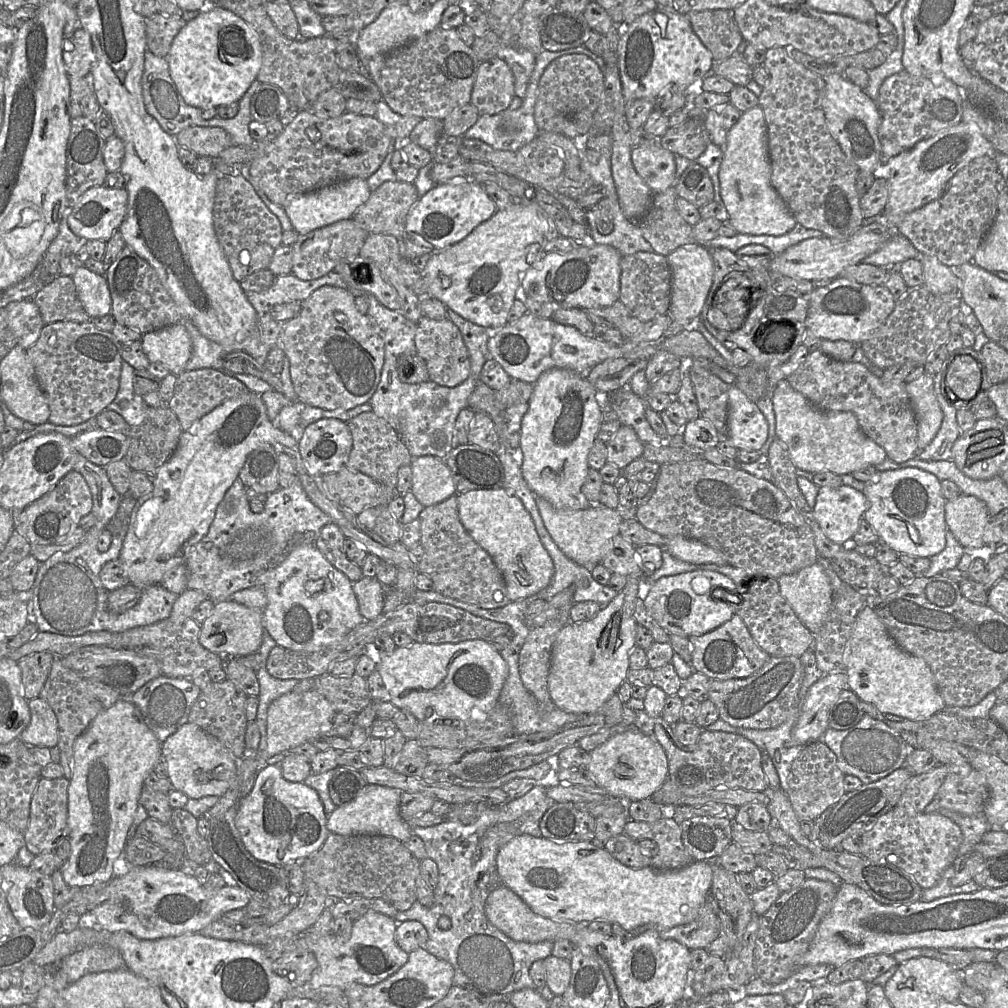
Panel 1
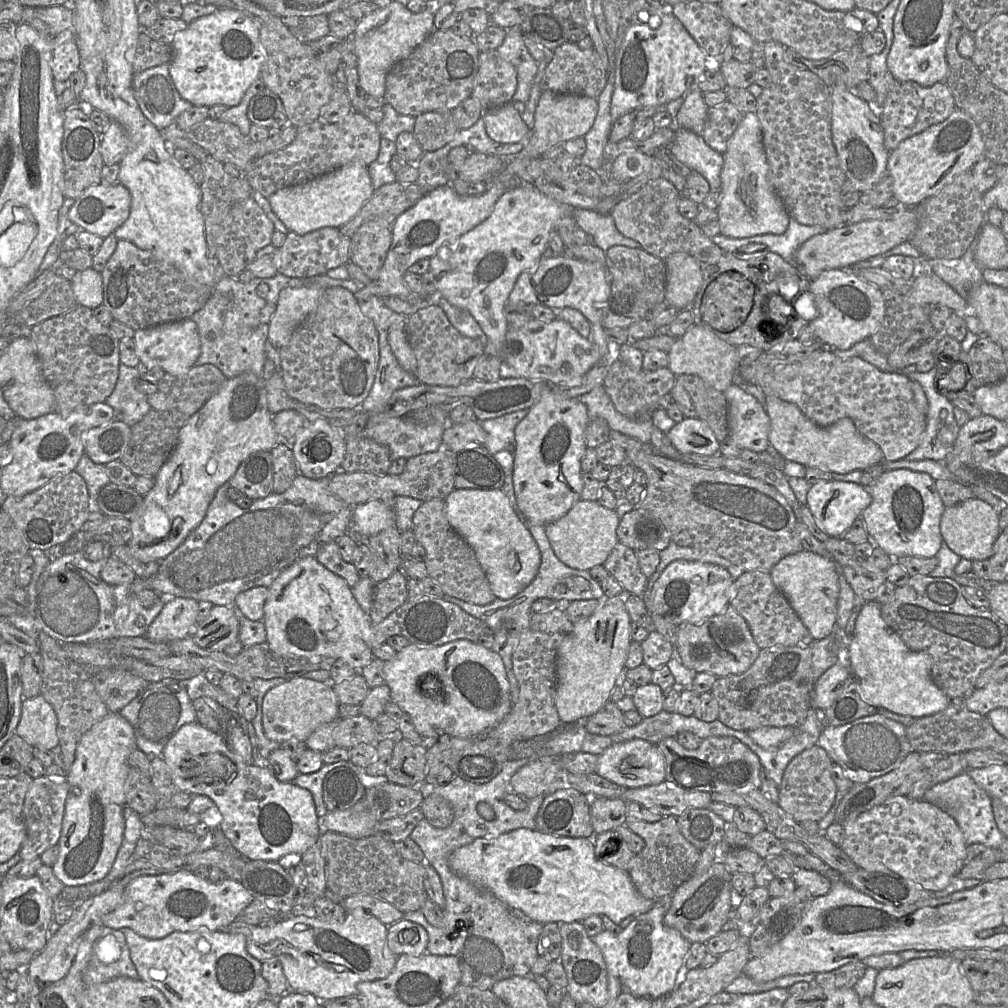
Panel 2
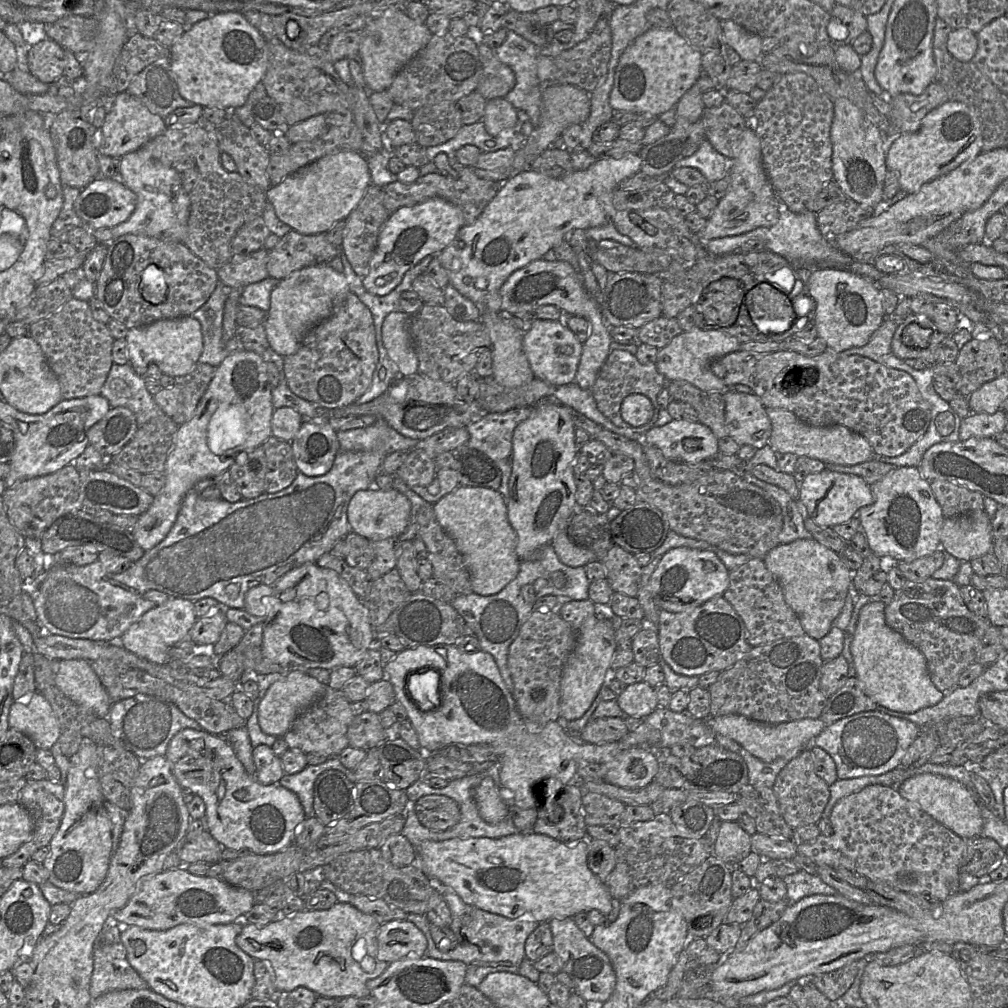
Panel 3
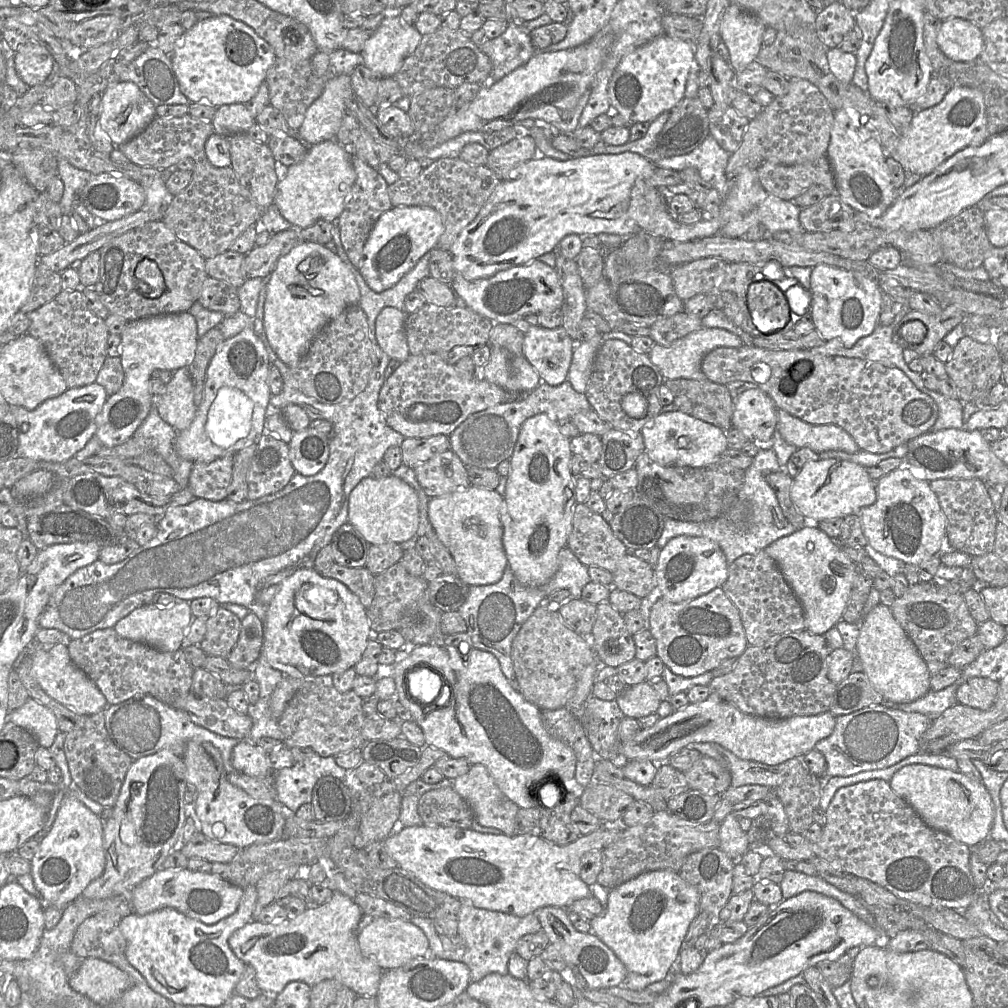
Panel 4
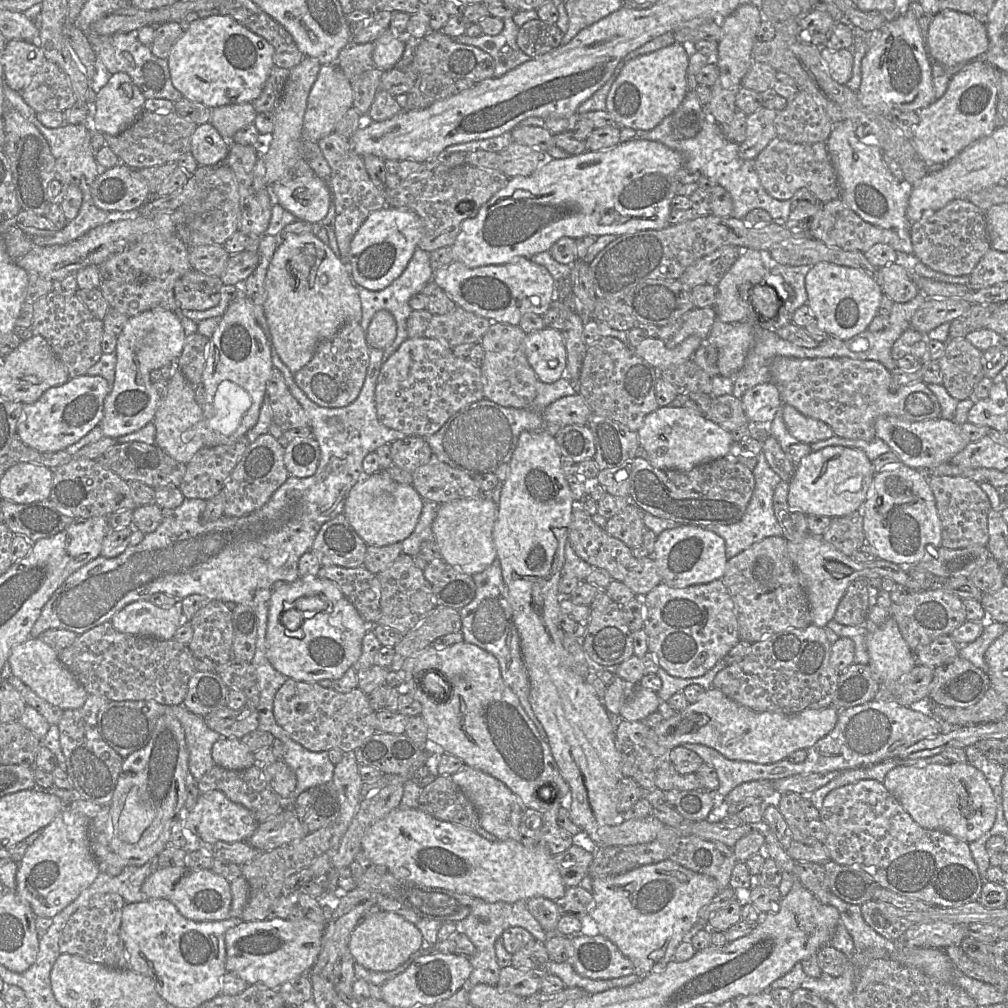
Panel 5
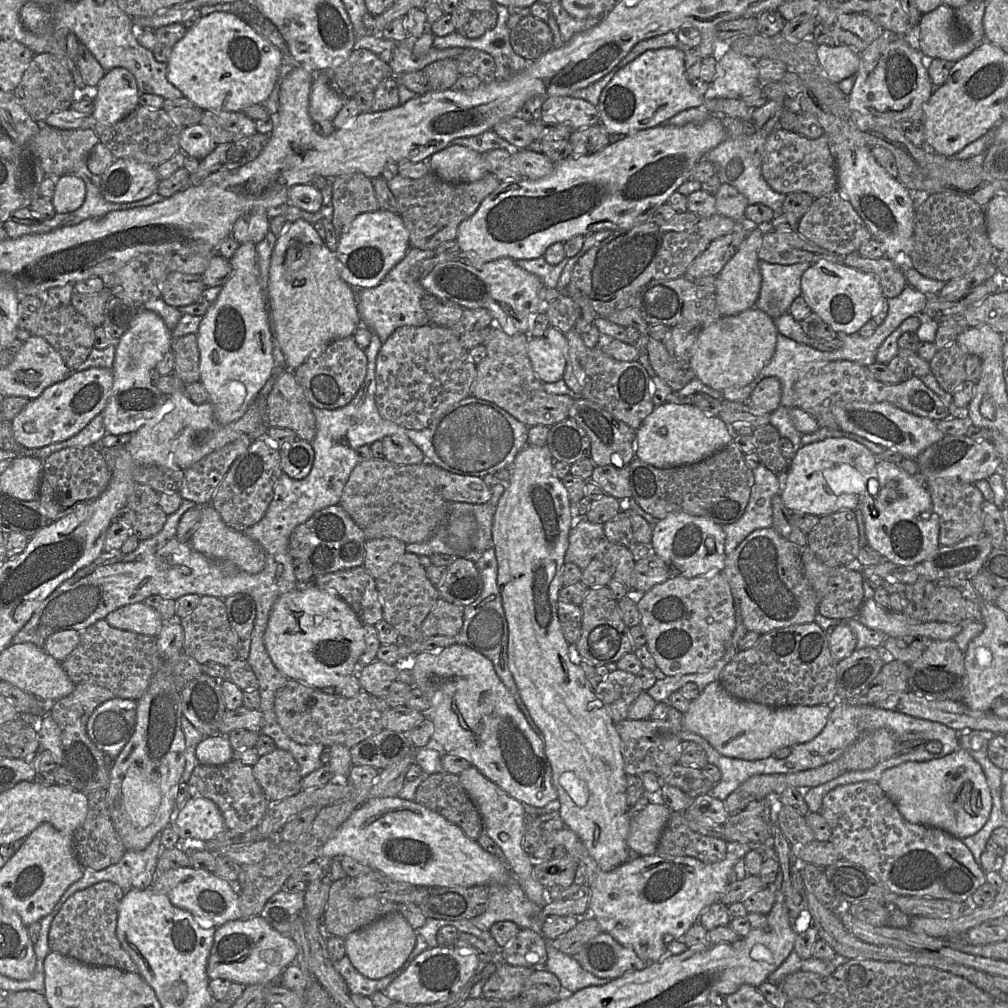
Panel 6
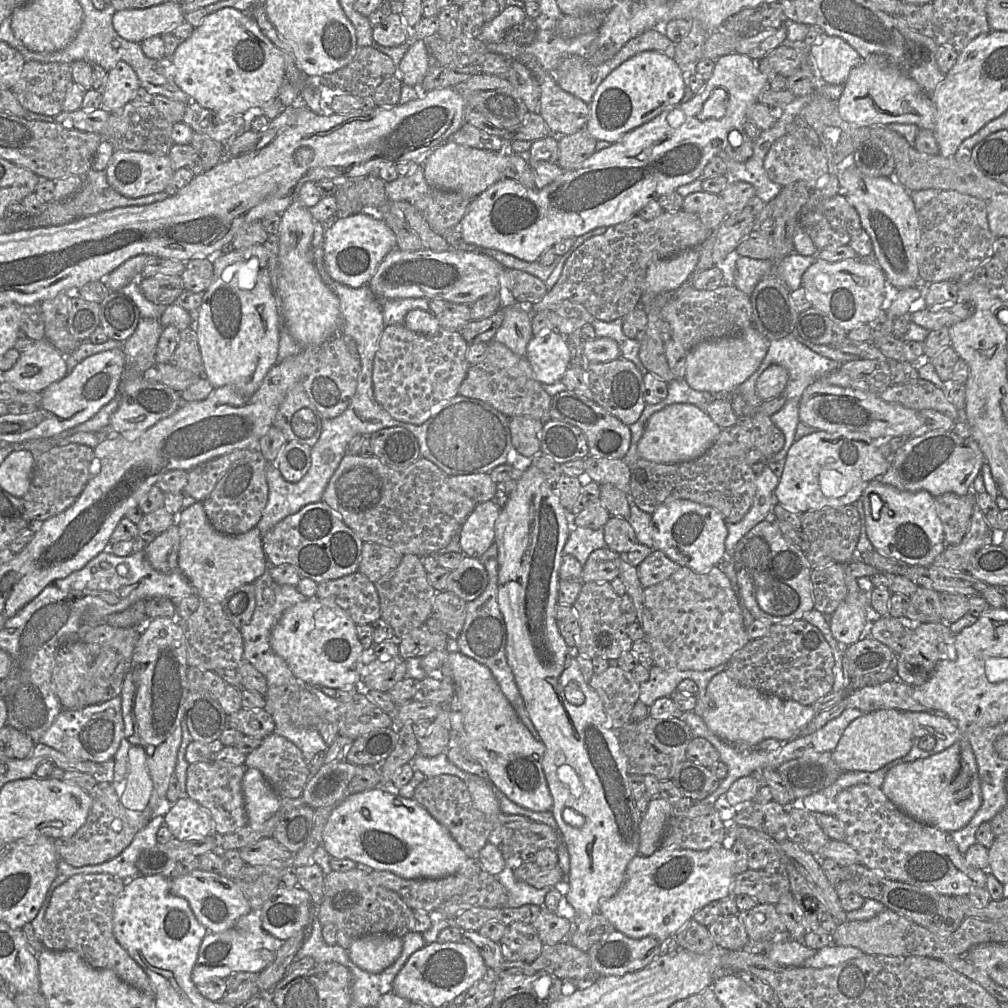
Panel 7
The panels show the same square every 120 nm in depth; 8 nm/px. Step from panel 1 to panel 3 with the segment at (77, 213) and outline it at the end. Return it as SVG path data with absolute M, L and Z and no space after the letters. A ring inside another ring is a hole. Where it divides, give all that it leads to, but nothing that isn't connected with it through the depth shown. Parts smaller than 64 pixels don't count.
M97 177L74 202L76 214L95 229L125 222L137 205L136 194L120 179Z

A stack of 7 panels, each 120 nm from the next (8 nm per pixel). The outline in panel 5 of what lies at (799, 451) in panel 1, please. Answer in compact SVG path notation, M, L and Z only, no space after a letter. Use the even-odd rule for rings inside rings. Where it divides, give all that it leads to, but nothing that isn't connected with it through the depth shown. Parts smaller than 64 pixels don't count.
M788 404L784 405L783 419L789 433L798 439L800 443L810 445L827 440L835 435L826 423L805 416Z

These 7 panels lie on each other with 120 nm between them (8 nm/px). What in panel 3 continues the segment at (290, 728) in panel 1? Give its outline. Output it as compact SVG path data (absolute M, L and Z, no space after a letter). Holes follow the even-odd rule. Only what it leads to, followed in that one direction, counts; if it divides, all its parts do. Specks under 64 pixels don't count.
M292 670L286 677L273 683L261 700L258 707L258 723L261 730L265 734L282 738L290 730L298 716L319 699L327 687L305 671Z

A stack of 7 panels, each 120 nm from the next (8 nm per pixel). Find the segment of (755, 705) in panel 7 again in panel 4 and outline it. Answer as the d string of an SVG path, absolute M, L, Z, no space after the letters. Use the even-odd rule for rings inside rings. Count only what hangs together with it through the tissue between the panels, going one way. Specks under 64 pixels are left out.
M712 692L705 701L689 703L671 715L659 719L653 726L640 729L630 741L619 743L619 755L628 760L650 760L658 764L689 743L715 742L739 758L775 765L803 756L814 749L818 741L831 735L836 717L829 710L821 714L784 719L753 716L742 712Z

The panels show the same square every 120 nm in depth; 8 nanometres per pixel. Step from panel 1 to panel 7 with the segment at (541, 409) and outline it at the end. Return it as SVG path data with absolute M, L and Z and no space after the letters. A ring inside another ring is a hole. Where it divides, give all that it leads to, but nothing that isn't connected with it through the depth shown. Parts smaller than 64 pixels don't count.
M531 465L518 479L515 489L509 495L495 523L494 541L498 547L498 605L506 625L507 662L513 672L515 682L523 698L529 718L545 745L542 766L550 794L553 798L551 812L557 823L562 843L566 846L569 854L570 872L567 879L565 900L574 908L579 917L590 917L598 912L600 903L603 900L612 897L623 885L627 865L631 859L639 853L639 825L641 817L635 806L636 801L632 796L629 773L627 771L627 759L622 751L617 731L610 726L609 717L600 697L585 681L576 659L569 655L568 645L560 634L556 623L555 608L558 604L559 569L561 558L564 554L563 548L569 537L569 533L570 531L566 520L566 509L561 505L559 496L555 493L554 486L547 482L544 473L540 469Z

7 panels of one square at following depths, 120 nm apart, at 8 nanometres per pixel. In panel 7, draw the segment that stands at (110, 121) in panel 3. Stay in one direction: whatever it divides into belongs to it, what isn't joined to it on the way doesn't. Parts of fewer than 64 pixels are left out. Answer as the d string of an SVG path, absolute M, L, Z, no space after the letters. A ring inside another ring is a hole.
M119 61L108 71L102 89L102 105L110 113L120 110L131 102L140 87L135 70L126 62Z

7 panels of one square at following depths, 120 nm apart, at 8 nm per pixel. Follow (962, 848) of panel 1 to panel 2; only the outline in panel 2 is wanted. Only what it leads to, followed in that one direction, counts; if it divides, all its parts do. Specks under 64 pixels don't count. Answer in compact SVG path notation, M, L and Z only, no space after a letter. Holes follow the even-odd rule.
M967 772L936 784L925 792L922 800L936 805L955 819L968 846L980 843L991 848L999 848L1007 839L996 824L991 797L976 784Z

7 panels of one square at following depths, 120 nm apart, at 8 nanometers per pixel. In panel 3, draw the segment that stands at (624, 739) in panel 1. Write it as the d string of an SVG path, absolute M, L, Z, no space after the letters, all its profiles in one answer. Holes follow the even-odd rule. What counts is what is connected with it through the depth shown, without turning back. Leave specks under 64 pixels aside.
M631 747L605 763L604 781L623 788L649 785L659 771L657 756L641 747Z

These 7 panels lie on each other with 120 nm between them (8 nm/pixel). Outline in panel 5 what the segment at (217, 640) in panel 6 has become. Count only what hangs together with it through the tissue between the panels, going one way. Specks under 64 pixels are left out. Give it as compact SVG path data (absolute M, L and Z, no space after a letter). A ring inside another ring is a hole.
M210 600L191 618L193 636L188 648L194 657L207 657L216 664L233 658L233 613L227 604Z

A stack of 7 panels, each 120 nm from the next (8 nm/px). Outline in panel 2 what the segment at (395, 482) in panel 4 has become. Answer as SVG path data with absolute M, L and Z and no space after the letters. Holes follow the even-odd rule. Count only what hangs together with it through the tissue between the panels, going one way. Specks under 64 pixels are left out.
M370 500L352 507L352 530L362 540L394 525L394 510L381 500Z

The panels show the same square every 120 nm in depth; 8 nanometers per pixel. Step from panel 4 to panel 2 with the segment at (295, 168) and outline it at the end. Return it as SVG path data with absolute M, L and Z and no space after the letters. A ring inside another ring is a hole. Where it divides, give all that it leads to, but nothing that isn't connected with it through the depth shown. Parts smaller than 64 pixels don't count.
M354 161L305 183L282 188L267 199L290 231L305 235L324 227L340 228L360 211L373 193L368 167Z

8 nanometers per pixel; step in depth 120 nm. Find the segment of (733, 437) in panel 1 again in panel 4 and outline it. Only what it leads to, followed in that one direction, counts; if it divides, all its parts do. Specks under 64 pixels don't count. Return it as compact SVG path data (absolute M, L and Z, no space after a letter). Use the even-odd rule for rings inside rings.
M753 387L732 400L732 427L741 430L756 445L757 442L764 442L773 437L778 409L765 392Z

